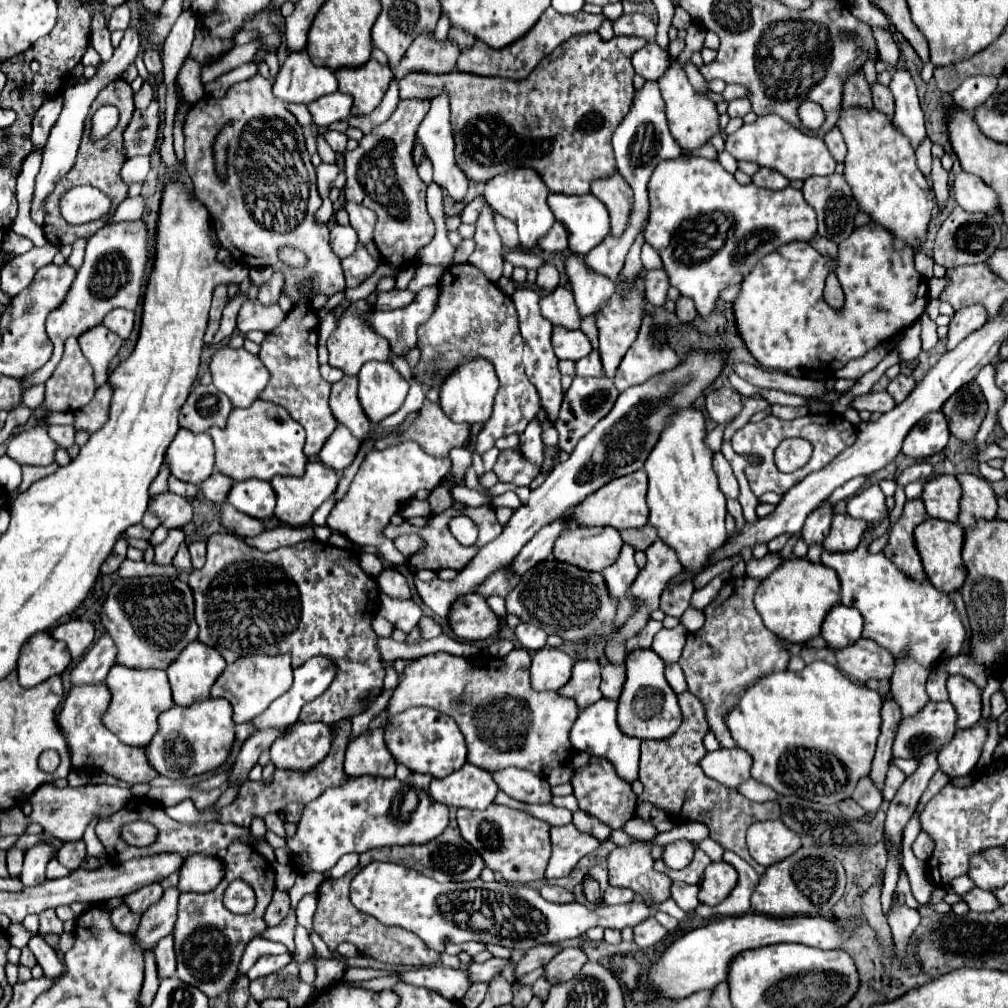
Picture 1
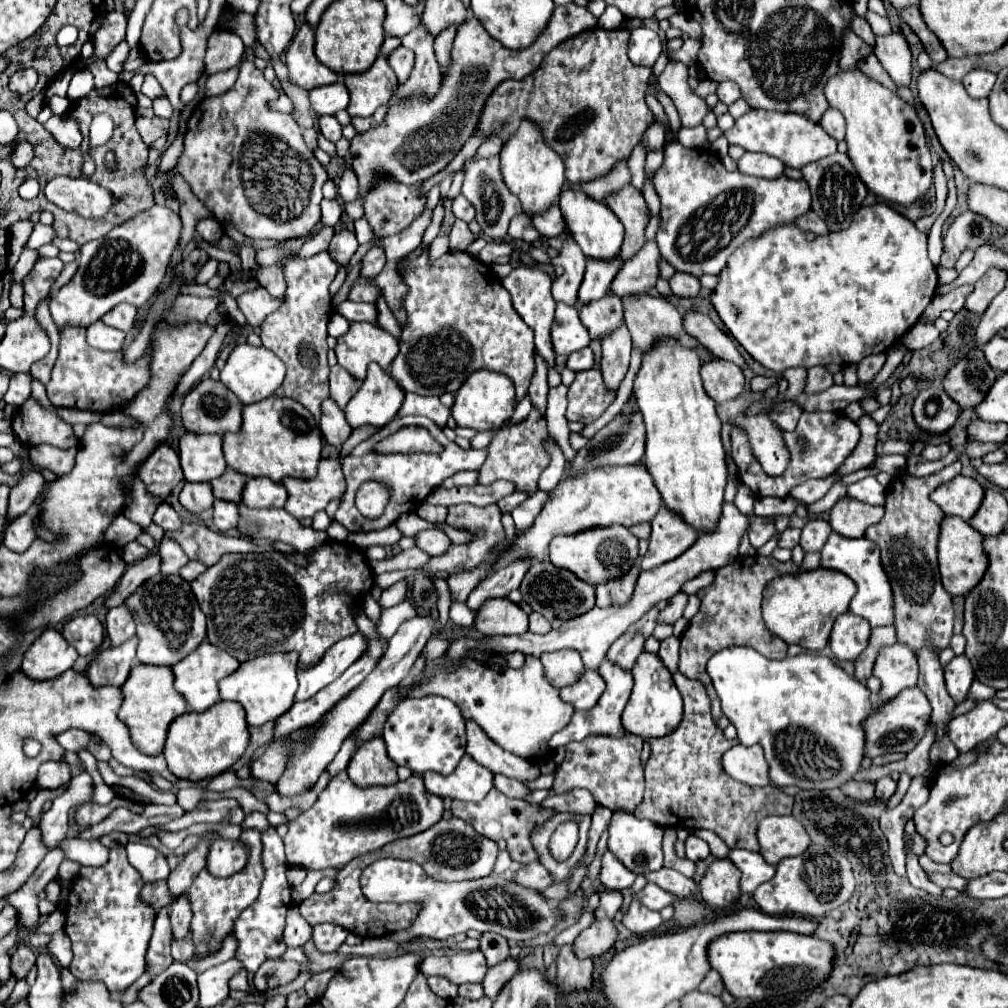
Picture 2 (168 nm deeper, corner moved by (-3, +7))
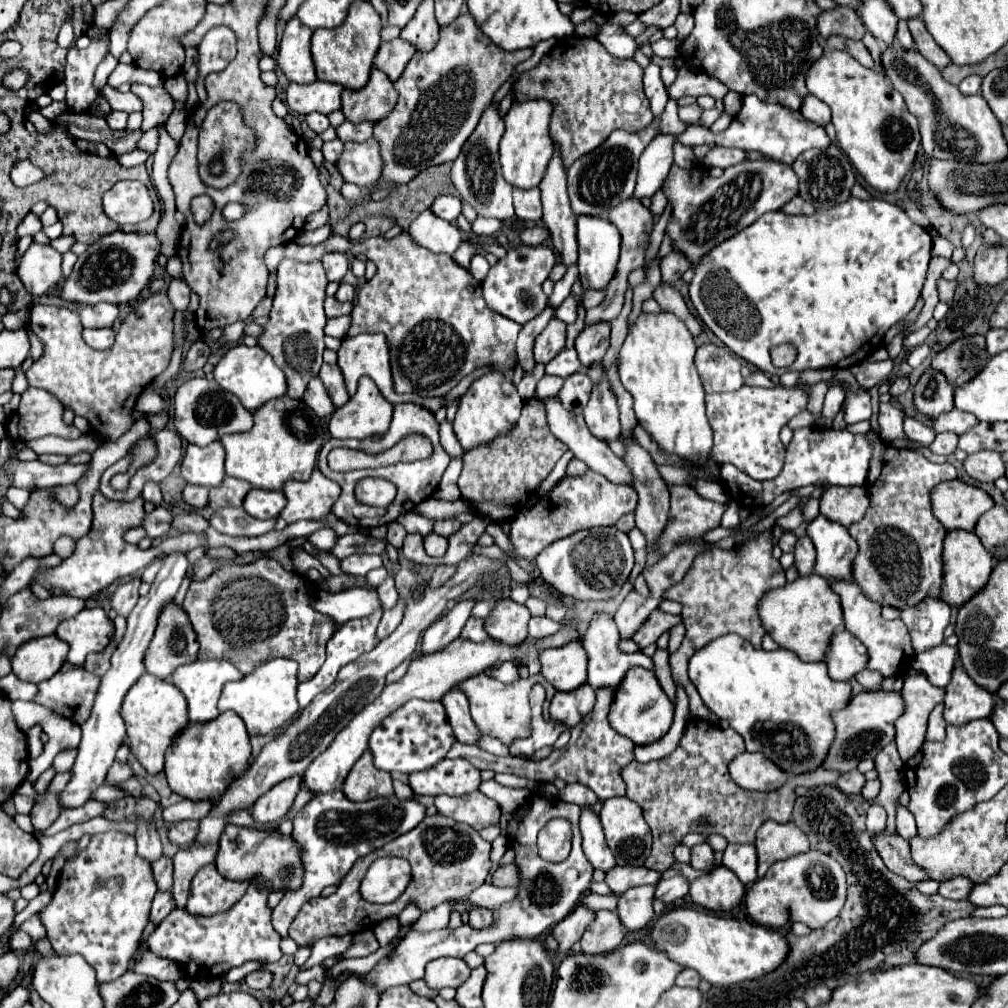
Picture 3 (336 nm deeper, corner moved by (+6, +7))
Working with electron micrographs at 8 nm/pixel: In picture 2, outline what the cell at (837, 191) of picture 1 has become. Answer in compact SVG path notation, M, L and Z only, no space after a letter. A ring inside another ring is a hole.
M836 152L834 156L822 158L818 162L808 164L804 170L804 180L808 182L810 190L812 190L812 210L826 222L830 232L840 232L844 228L848 228L848 224L854 220L854 214L860 210L862 200L866 198L868 190L862 184L862 180L858 178L850 158L846 154Z

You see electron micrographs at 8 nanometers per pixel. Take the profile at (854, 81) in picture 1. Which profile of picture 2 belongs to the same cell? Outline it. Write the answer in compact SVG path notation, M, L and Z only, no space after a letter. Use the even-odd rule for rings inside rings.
M846 30L844 38L842 38L842 52L840 52L840 70L852 70L858 68L858 62L862 60L862 56L870 54L872 48L858 38L852 30Z

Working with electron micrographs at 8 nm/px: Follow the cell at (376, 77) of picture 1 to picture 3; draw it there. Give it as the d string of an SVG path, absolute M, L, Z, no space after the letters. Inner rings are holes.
M373 68L367 86L361 90L343 90L341 102L341 110L349 122L379 122L395 108L397 92L393 82Z

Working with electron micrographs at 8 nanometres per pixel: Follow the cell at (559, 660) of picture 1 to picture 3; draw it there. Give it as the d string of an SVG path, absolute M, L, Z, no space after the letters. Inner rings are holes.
M575 640L575 644L565 644L563 648L547 648L541 652L539 662L543 666L541 674L557 688L563 692L573 692L579 686L587 684L587 652L583 652L583 644Z

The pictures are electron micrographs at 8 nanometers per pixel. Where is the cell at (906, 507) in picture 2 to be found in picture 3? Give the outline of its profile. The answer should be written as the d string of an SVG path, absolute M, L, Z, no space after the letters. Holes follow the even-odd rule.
M867 432L875 440L875 452L871 456L869 474L867 474L867 490L869 490L869 510L863 520L851 524L849 534L859 544L857 556L853 560L853 580L863 588L863 592L881 604L889 604L895 608L909 608L921 602L927 596L939 596L941 580L943 580L943 540L947 530L935 518L931 510L931 490L945 480L955 480L957 470L951 464L933 464L919 450L895 448L879 438L877 432Z

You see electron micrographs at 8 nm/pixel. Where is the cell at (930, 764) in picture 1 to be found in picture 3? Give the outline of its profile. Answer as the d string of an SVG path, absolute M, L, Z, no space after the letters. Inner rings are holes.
M927 598L915 608L905 608L901 618L909 628L915 652L929 650L943 642L943 630L949 624L951 608L941 598Z

